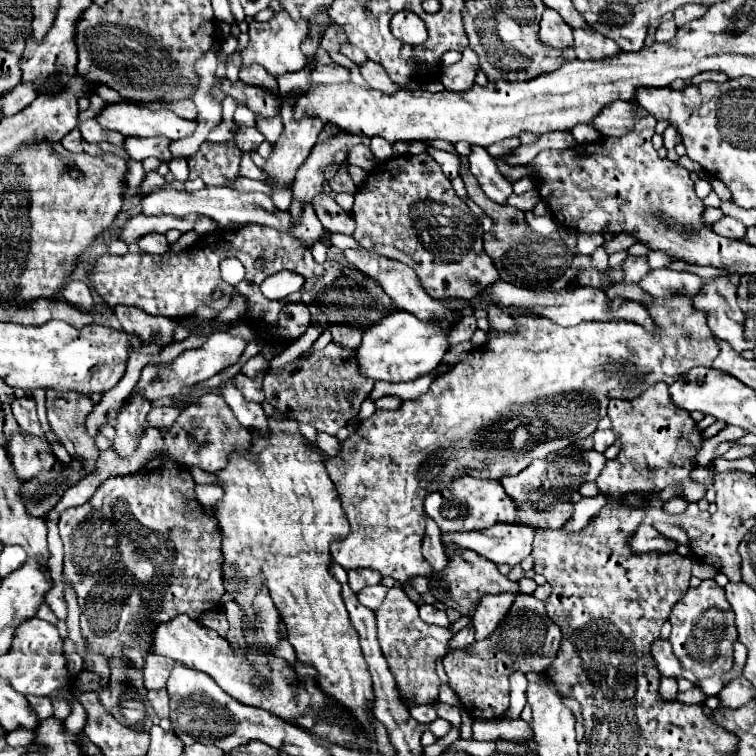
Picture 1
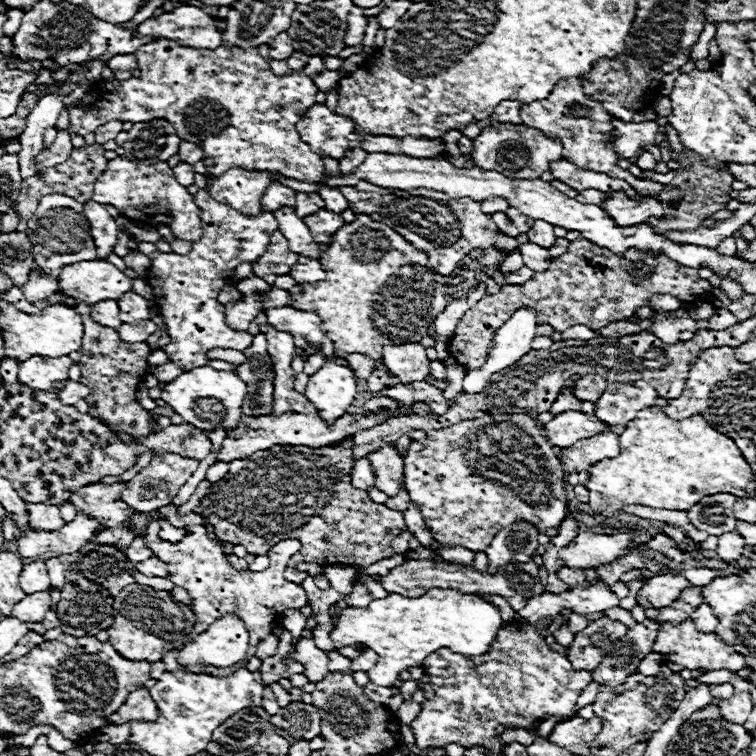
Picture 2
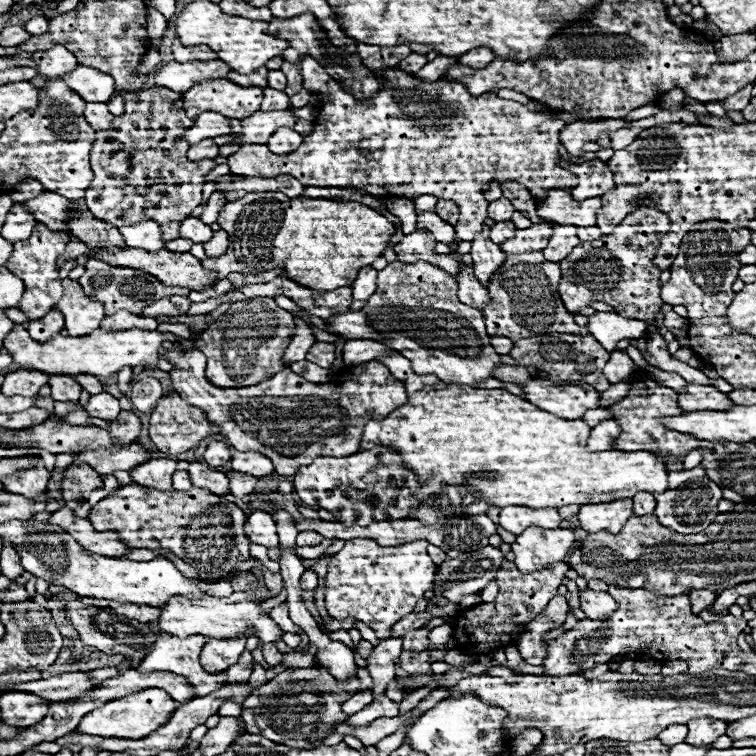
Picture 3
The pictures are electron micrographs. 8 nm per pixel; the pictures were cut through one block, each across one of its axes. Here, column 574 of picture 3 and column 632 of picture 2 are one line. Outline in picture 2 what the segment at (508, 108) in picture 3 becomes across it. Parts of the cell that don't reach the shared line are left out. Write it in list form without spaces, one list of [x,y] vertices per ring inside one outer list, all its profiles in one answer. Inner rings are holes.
[[[570,80],[558,82],[554,90],[554,102],[546,98],[542,102],[532,102],[528,106],[522,106],[520,118],[522,118],[522,124],[530,128],[538,128],[550,138],[560,138],[564,144],[564,158],[568,162],[574,162],[576,166],[586,168],[586,170],[610,174],[612,178],[624,178],[630,186],[634,186],[638,192],[646,196],[658,196],[658,192],[662,190],[662,184],[652,182],[652,180],[640,180],[632,176],[628,170],[622,170],[620,166],[616,166],[618,154],[610,148],[612,130],[614,130],[610,124],[612,116],[602,108],[600,102],[594,102],[580,88],[570,88]]]

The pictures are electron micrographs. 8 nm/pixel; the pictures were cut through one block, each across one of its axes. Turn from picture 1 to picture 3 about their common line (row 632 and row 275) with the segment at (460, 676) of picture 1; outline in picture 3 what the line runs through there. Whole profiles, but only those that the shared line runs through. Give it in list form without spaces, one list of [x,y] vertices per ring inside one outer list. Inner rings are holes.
[[[540,252],[508,254],[500,270],[492,274],[492,282],[486,288],[490,296],[486,308],[494,310],[490,314],[484,314],[488,334],[506,336],[514,342],[516,338],[532,338],[532,334],[552,334],[552,332],[586,336],[588,330],[578,326],[574,322],[574,316],[568,314],[566,306],[560,302],[558,282],[560,282],[560,266],[544,260]],[[496,312],[508,312],[508,314],[496,314]]]

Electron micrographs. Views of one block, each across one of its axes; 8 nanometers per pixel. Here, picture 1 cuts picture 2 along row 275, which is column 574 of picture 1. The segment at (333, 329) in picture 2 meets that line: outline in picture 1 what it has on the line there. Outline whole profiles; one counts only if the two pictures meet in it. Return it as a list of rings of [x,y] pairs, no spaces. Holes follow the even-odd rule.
[[[654,298],[654,302],[646,306],[658,324],[658,334],[646,332],[642,326],[626,320],[592,320],[564,328],[548,318],[520,314],[516,316],[518,332],[500,334],[500,338],[474,348],[468,354],[468,360],[458,362],[454,368],[440,374],[426,394],[402,402],[398,410],[376,410],[370,418],[362,420],[350,438],[342,442],[342,452],[336,458],[326,460],[328,474],[336,484],[342,508],[352,526],[348,538],[330,546],[332,558],[346,570],[362,566],[378,570],[382,576],[392,576],[420,608],[424,600],[412,588],[412,578],[432,574],[430,564],[422,556],[426,494],[448,486],[464,474],[492,480],[518,474],[536,458],[536,454],[544,458],[552,452],[546,450],[546,446],[538,446],[544,440],[550,440],[548,432],[554,432],[554,440],[558,438],[558,450],[570,446],[576,438],[592,436],[598,420],[606,416],[606,406],[612,396],[636,398],[636,394],[642,394],[642,390],[654,382],[672,384],[694,366],[712,366],[720,348],[706,326],[706,316],[692,308],[690,298]],[[518,426],[524,426],[524,452],[516,450],[510,442],[510,434]]]

